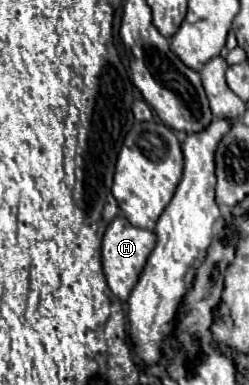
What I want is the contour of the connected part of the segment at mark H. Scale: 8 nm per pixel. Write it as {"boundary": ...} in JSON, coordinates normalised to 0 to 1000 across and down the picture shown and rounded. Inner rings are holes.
{"boundary":[[[474,561],[434,582],[418,623],[410,623],[410,696],[418,696],[418,717],[426,717],[442,753],[490,784],[506,784],[522,758],[538,753],[538,743],[546,743],[546,732],[554,732],[554,722],[578,701],[578,686],[586,686],[602,655],[618,649],[618,639],[627,639],[627,608],[610,597],[530,587],[498,561]]]}

